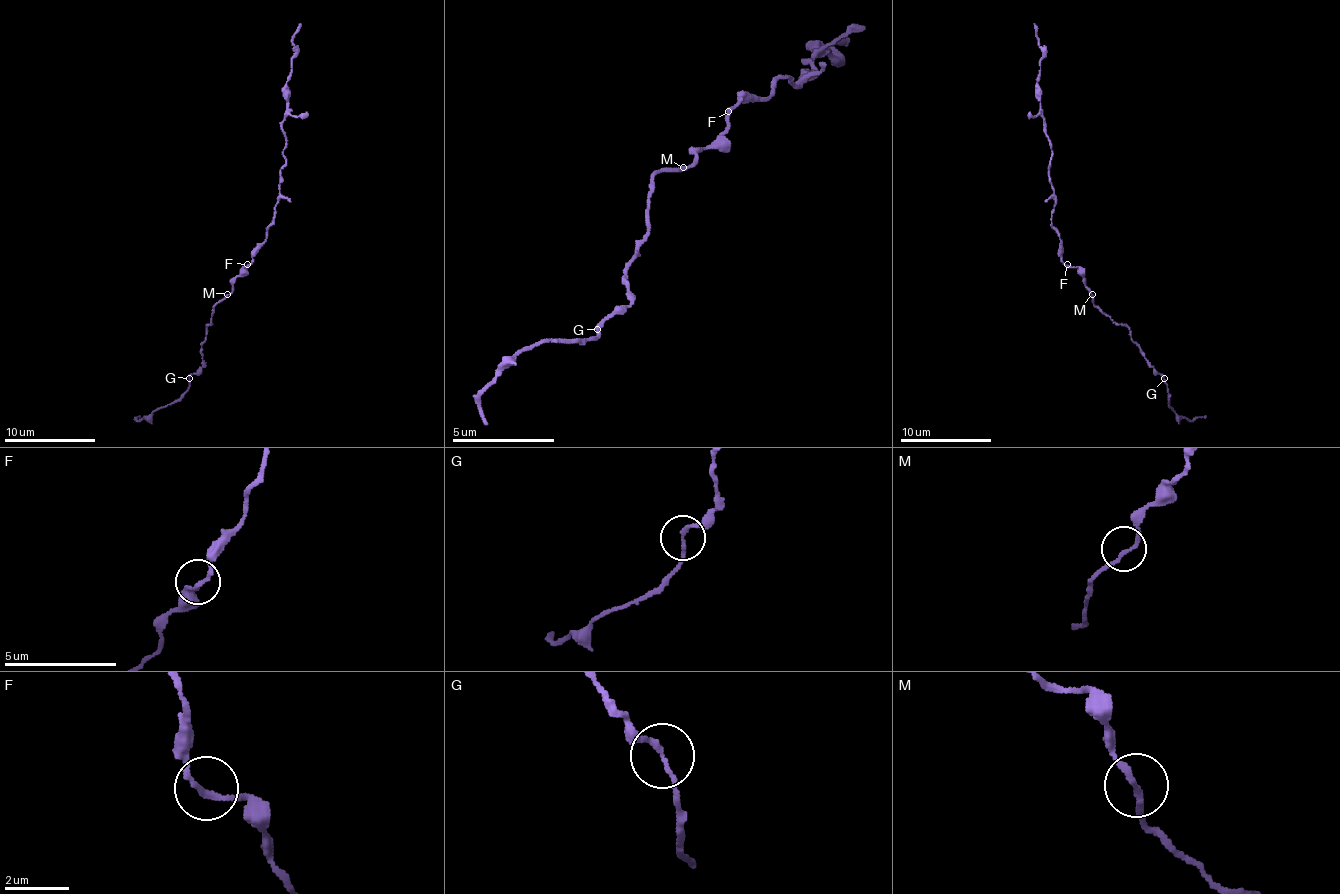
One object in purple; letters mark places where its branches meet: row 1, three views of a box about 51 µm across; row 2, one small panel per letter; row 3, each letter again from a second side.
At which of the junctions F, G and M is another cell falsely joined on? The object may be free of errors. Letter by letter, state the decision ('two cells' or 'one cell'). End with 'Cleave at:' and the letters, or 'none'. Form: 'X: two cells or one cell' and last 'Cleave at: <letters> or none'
F: one cell
G: one cell
M: one cell
Cleave at: none

